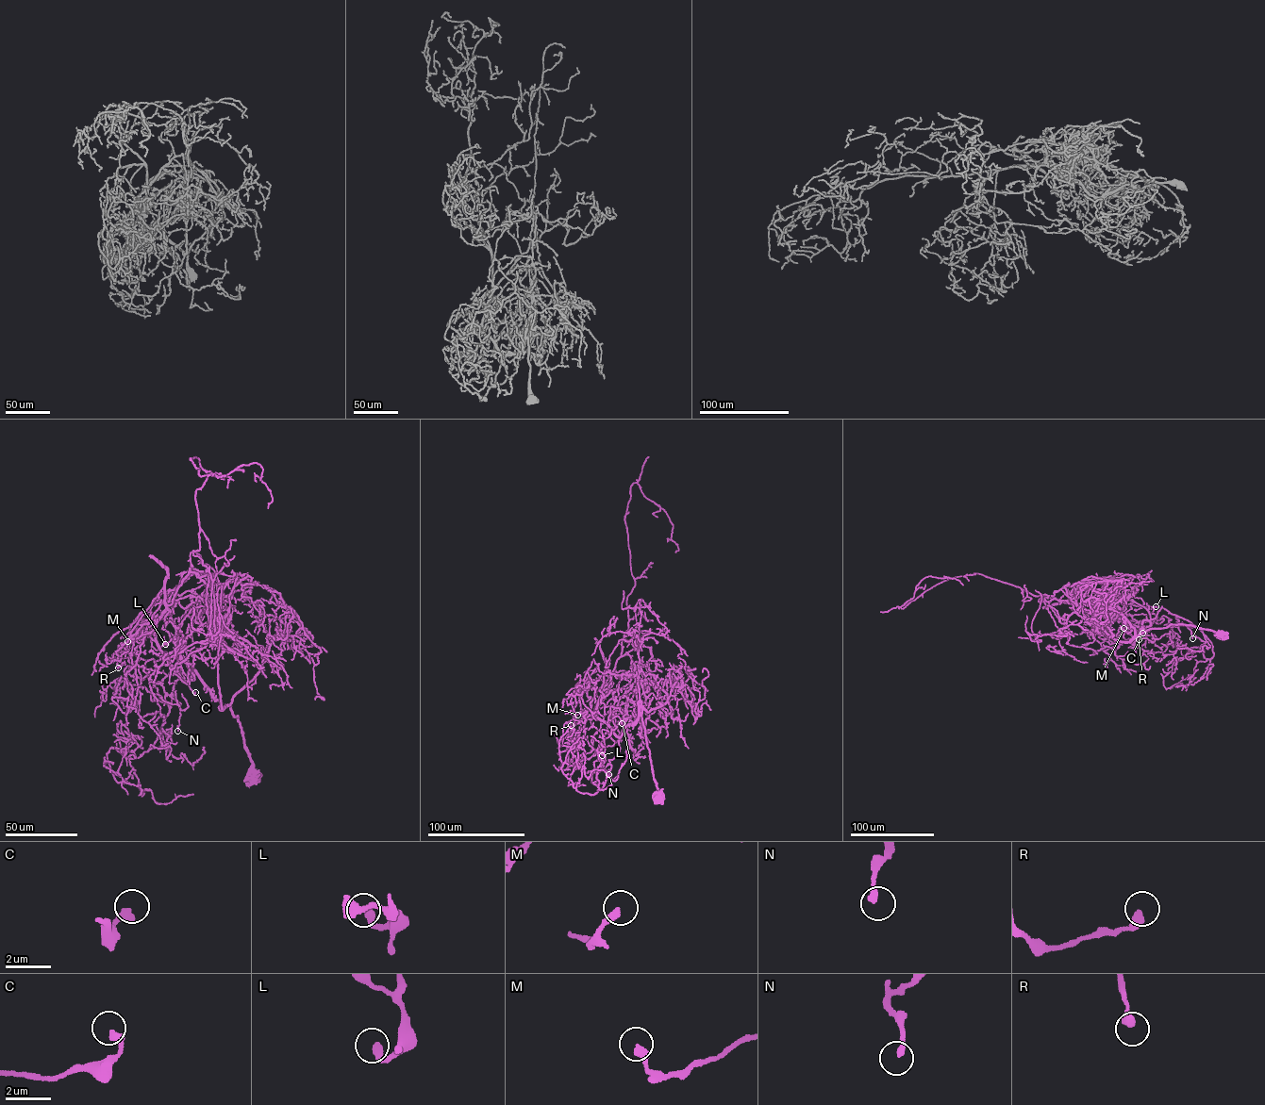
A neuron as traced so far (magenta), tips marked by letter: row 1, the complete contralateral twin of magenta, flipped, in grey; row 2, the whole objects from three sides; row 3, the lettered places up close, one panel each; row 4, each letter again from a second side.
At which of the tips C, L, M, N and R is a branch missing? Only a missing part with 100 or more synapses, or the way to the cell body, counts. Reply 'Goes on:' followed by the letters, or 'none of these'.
Goes on: none of these

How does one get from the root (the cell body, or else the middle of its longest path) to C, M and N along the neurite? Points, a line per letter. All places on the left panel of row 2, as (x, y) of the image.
C: (253, 775), (238, 716), (229, 704), (221, 709), (196, 671), (181, 677), (168, 656), (195, 692)
M: (253, 775), (229, 704), (221, 709), (196, 671), (181, 677), (141, 618), (119, 652), (127, 641)
N: (253, 775), (238, 716), (229, 704), (221, 709), (175, 652), (172, 670), (154, 682), (179, 703), (177, 731)

